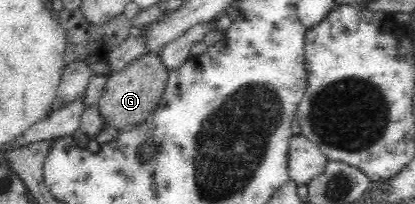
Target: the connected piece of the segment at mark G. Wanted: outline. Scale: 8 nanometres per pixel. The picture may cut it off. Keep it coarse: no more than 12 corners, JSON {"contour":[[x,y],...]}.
{"contour":[[145,52],[106,80],[98,110],[127,130],[158,108],[170,70]]}

